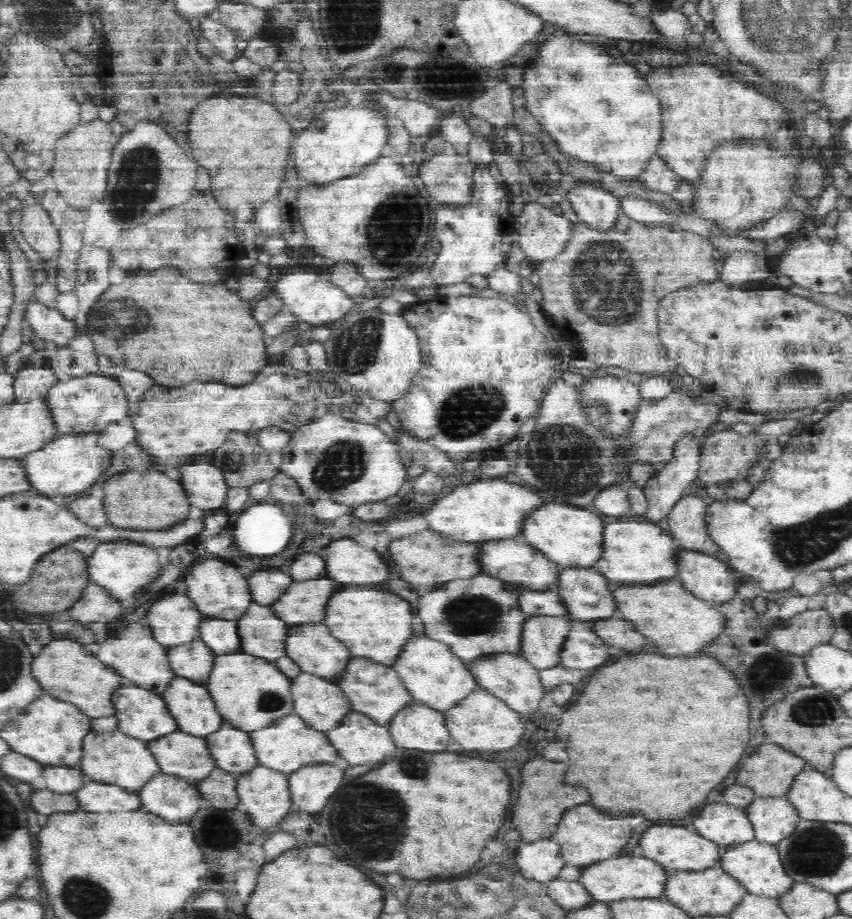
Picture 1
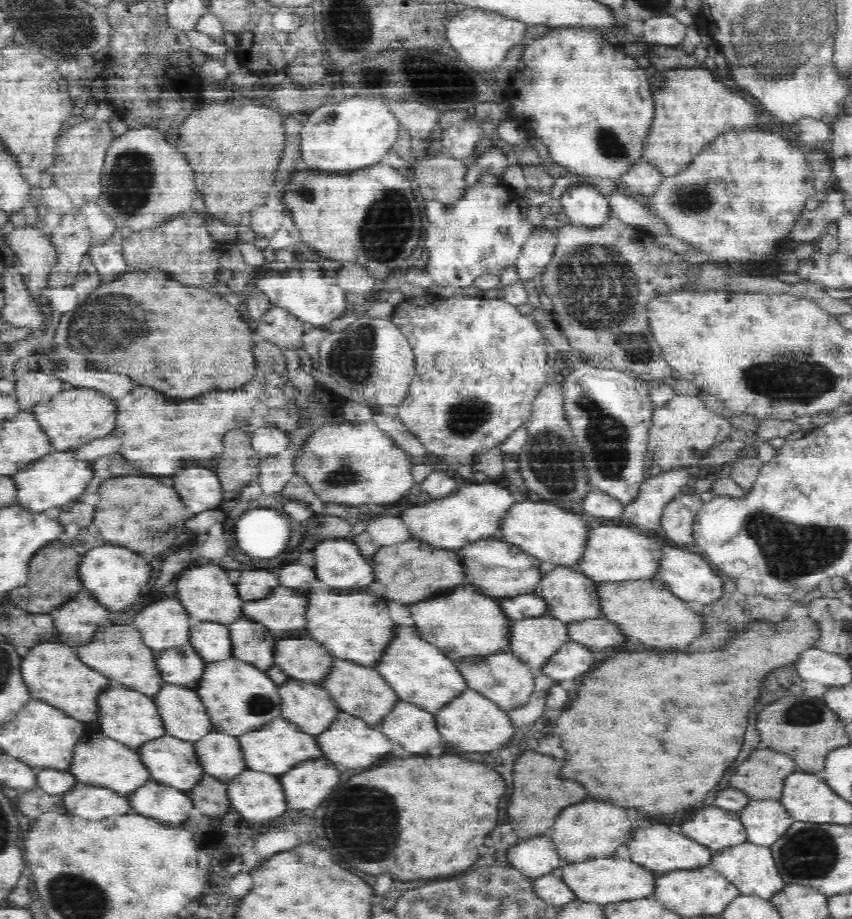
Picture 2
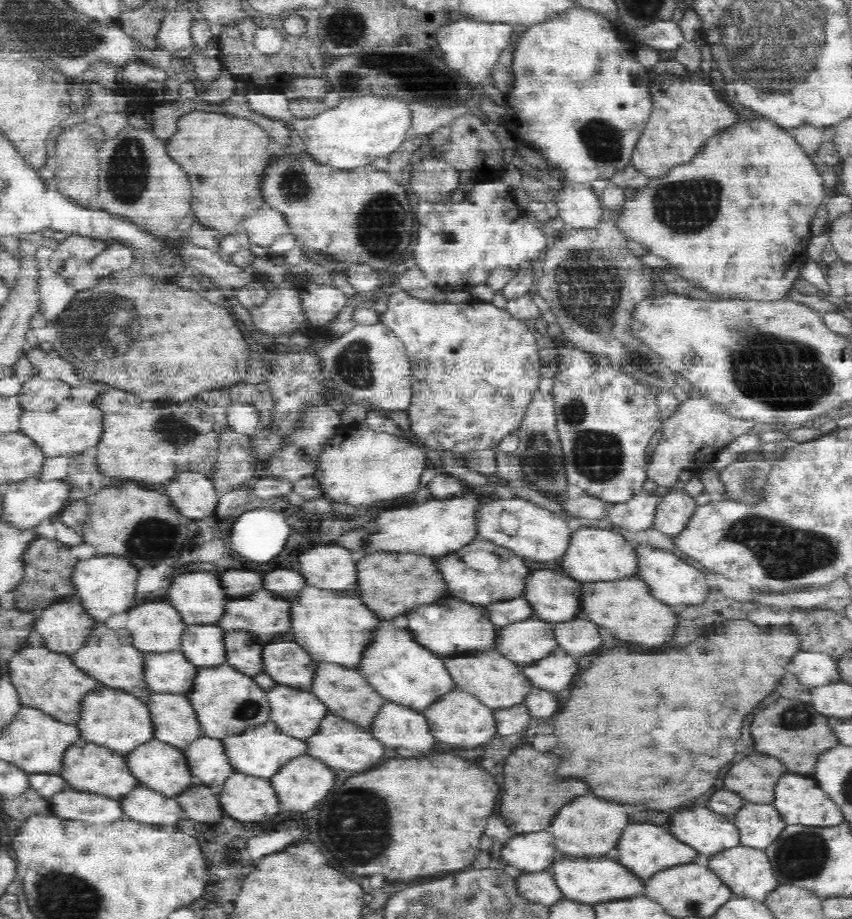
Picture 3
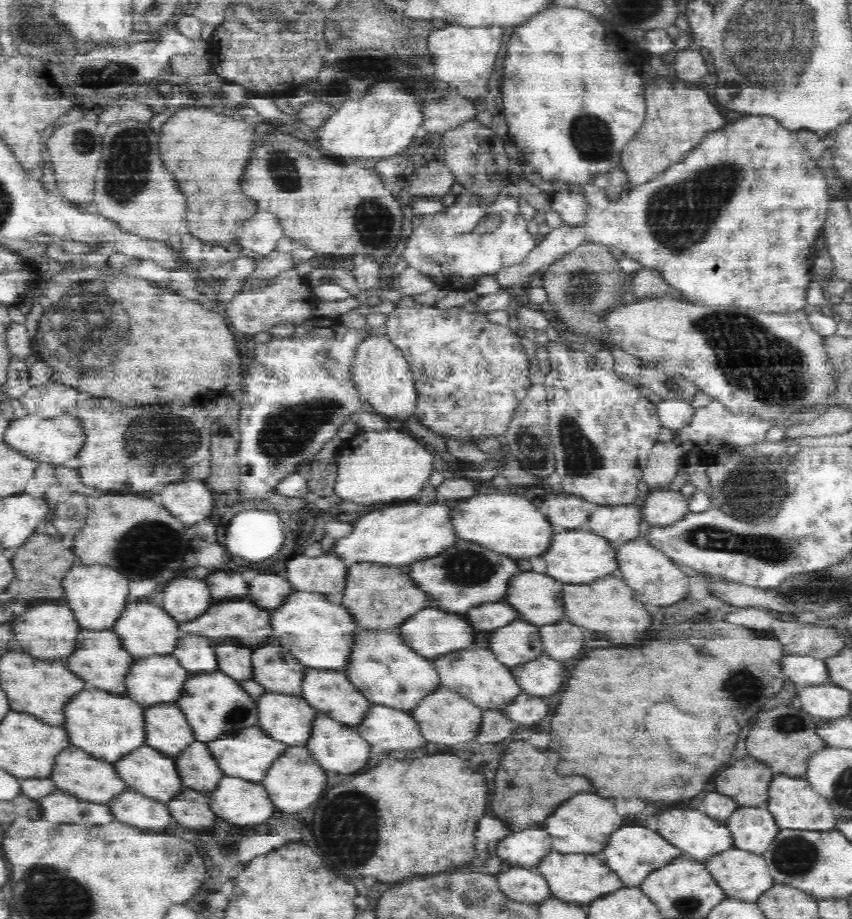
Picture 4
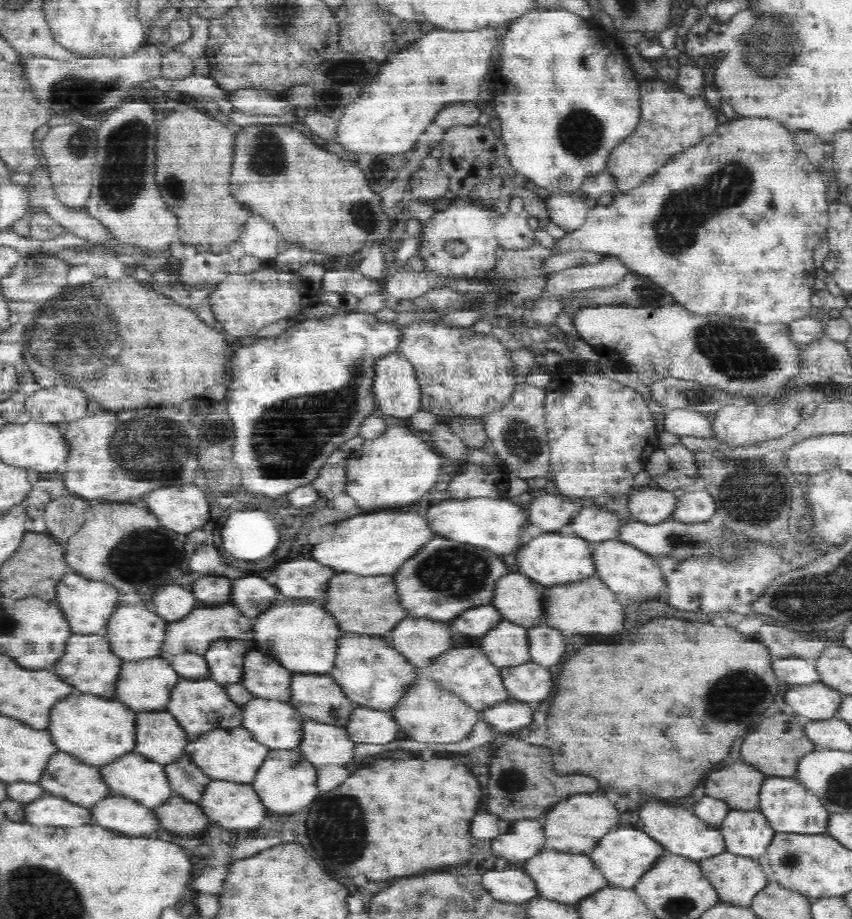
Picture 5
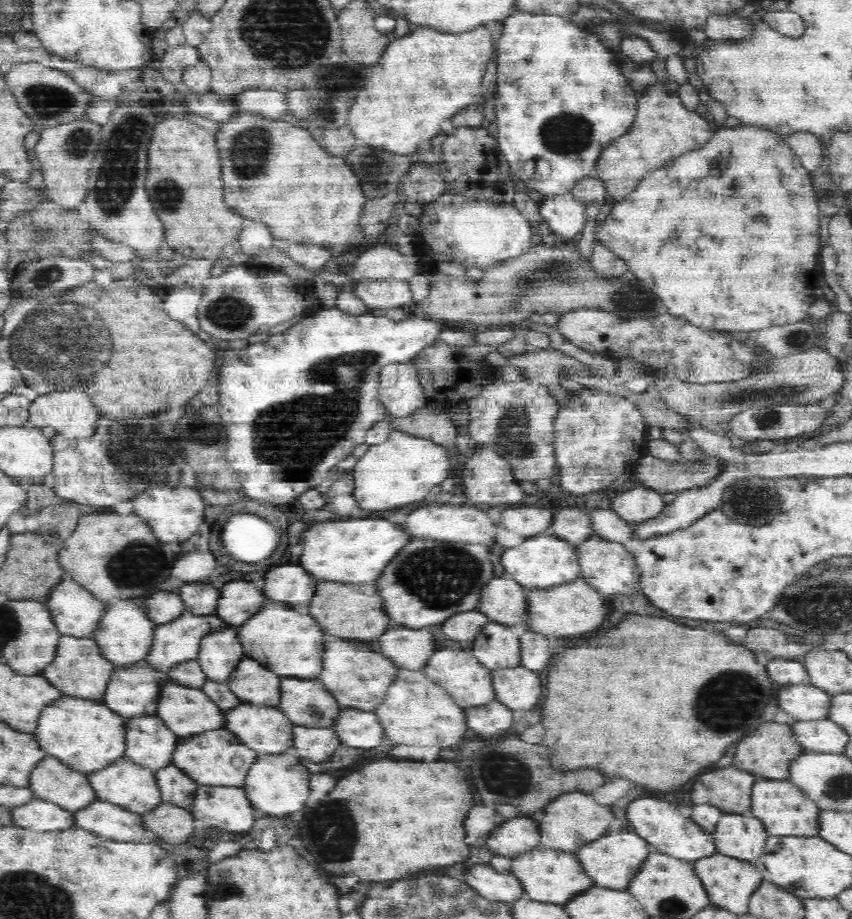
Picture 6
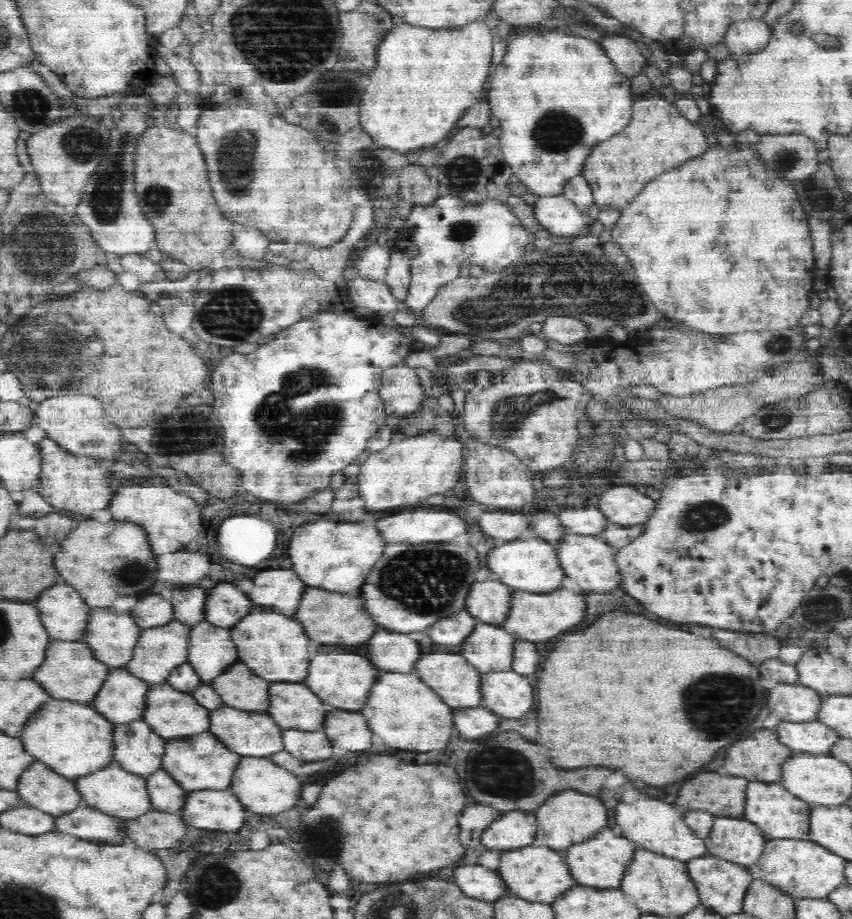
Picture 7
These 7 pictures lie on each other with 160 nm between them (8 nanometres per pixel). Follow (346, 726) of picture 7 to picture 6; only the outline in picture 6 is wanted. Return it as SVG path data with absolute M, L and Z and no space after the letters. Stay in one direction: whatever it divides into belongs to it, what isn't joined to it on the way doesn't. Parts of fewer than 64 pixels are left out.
M352 707L340 711L334 729L342 743L356 748L376 748L386 736L376 711L368 712Z

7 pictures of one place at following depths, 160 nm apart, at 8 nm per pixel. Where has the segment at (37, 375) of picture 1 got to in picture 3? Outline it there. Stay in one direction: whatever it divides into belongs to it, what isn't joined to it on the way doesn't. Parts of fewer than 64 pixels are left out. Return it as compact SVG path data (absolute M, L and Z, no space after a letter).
M40 376L25 379L18 392L21 407L25 410L50 410L54 404L70 397L71 386L67 382L54 379L47 381Z

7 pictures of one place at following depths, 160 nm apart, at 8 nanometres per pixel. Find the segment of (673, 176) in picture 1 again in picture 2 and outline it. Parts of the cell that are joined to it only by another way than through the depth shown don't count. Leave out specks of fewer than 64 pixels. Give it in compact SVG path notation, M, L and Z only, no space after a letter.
M642 160L636 163L627 173L620 176L622 186L627 192L653 195L667 176L651 162Z

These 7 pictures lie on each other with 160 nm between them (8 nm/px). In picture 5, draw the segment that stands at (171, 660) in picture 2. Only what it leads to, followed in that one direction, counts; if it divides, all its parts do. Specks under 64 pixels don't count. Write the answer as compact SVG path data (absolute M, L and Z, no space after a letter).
M164 656L148 657L136 662L124 661L116 697L136 711L164 709L172 700L174 687L180 679L179 672Z

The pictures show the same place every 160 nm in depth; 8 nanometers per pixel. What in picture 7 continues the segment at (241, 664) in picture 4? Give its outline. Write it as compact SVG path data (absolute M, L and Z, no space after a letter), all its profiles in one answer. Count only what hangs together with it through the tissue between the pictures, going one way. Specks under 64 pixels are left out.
M208 621L196 623L190 637L187 660L204 683L222 676L234 663L240 662L237 646L228 628L218 628Z

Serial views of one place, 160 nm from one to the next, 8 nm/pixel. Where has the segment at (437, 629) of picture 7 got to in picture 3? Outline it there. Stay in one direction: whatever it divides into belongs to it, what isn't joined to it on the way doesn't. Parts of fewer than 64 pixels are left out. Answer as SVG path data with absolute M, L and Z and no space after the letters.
M524 595L490 603L486 607L489 609L490 620L500 627L535 616L533 604Z

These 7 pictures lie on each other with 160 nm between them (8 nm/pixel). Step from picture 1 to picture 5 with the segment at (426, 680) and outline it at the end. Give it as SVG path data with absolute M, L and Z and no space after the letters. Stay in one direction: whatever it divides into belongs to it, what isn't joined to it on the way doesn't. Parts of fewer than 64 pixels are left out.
M344 633L339 640L335 665L330 672L346 695L359 707L392 711L406 700L410 689L422 678L417 665L412 664L396 647L389 635Z

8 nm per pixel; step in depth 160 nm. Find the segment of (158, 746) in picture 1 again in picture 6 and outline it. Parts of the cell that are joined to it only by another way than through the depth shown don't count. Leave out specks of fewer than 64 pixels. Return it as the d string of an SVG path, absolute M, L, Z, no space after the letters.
M123 757L114 761L110 766L101 768L89 774L89 779L97 792L97 798L107 800L112 804L125 806L134 812L142 814L157 807L163 803L162 793L156 780L157 771L152 768L146 768L136 762Z

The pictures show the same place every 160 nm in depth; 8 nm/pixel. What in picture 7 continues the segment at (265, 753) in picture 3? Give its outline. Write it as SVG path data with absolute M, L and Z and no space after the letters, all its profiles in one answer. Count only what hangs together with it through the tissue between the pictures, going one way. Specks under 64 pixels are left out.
M208 730L197 735L169 739L162 766L186 790L194 791L200 788L224 790L230 788L242 758L242 754L228 748L217 734Z

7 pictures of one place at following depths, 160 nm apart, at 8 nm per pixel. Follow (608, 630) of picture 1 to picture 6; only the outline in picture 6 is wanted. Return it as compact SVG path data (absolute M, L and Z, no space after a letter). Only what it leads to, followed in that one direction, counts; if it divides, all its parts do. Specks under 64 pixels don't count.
M526 630L521 634L521 664L530 670L542 671L552 662L552 648L550 642L553 637Z

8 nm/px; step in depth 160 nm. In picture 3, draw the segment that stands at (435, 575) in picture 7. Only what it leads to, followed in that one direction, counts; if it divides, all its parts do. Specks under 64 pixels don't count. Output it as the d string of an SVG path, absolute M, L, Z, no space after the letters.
M479 536L457 551L441 557L439 566L449 584L448 595L486 606L524 595L528 576L534 572L530 561L518 556L511 548Z

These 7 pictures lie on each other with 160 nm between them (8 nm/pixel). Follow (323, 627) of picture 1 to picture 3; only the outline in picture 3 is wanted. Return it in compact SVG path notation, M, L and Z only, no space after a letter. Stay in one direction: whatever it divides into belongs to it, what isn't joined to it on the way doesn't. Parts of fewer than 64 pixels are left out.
M291 637L284 638L280 642L272 641L265 645L263 661L265 672L271 676L276 684L289 684L300 689L306 689L306 691L311 691L320 664L320 660L316 660L302 644L294 641Z

